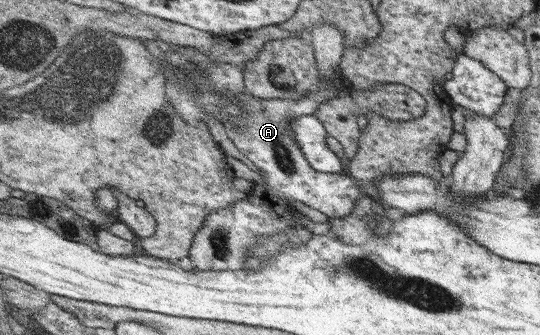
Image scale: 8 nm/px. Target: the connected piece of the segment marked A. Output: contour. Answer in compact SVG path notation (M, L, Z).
M321 23L317 25L312 35L309 36L317 49L318 65L322 73L326 76L327 85L323 85L322 89L309 93L305 97L296 100L286 99L264 99L257 97L249 92L238 94L241 97L241 102L247 107L247 115L241 120L241 125L233 125L233 123L224 123L228 138L234 143L235 147L246 156L254 165L261 171L261 184L254 187L252 194L247 195L244 200L238 201L237 204L220 208L210 213L197 233L194 240L189 258L192 262L191 270L194 272L210 271L214 267L214 271L238 271L238 269L246 269L246 261L249 261L249 255L252 255L251 249L261 241L261 237L269 237L275 233L281 233L295 225L292 203L304 203L308 207L317 209L326 215L329 219L345 218L354 208L357 200L365 194L365 187L360 180L353 178L349 173L322 173L316 171L310 162L305 158L304 152L300 149L300 144L291 136L291 121L294 118L300 117L302 114L311 114L318 109L318 106L330 98L335 98L341 91L334 89L329 85L330 76L338 69L342 62L342 57L345 52L345 39L341 29L338 29L331 23Z

